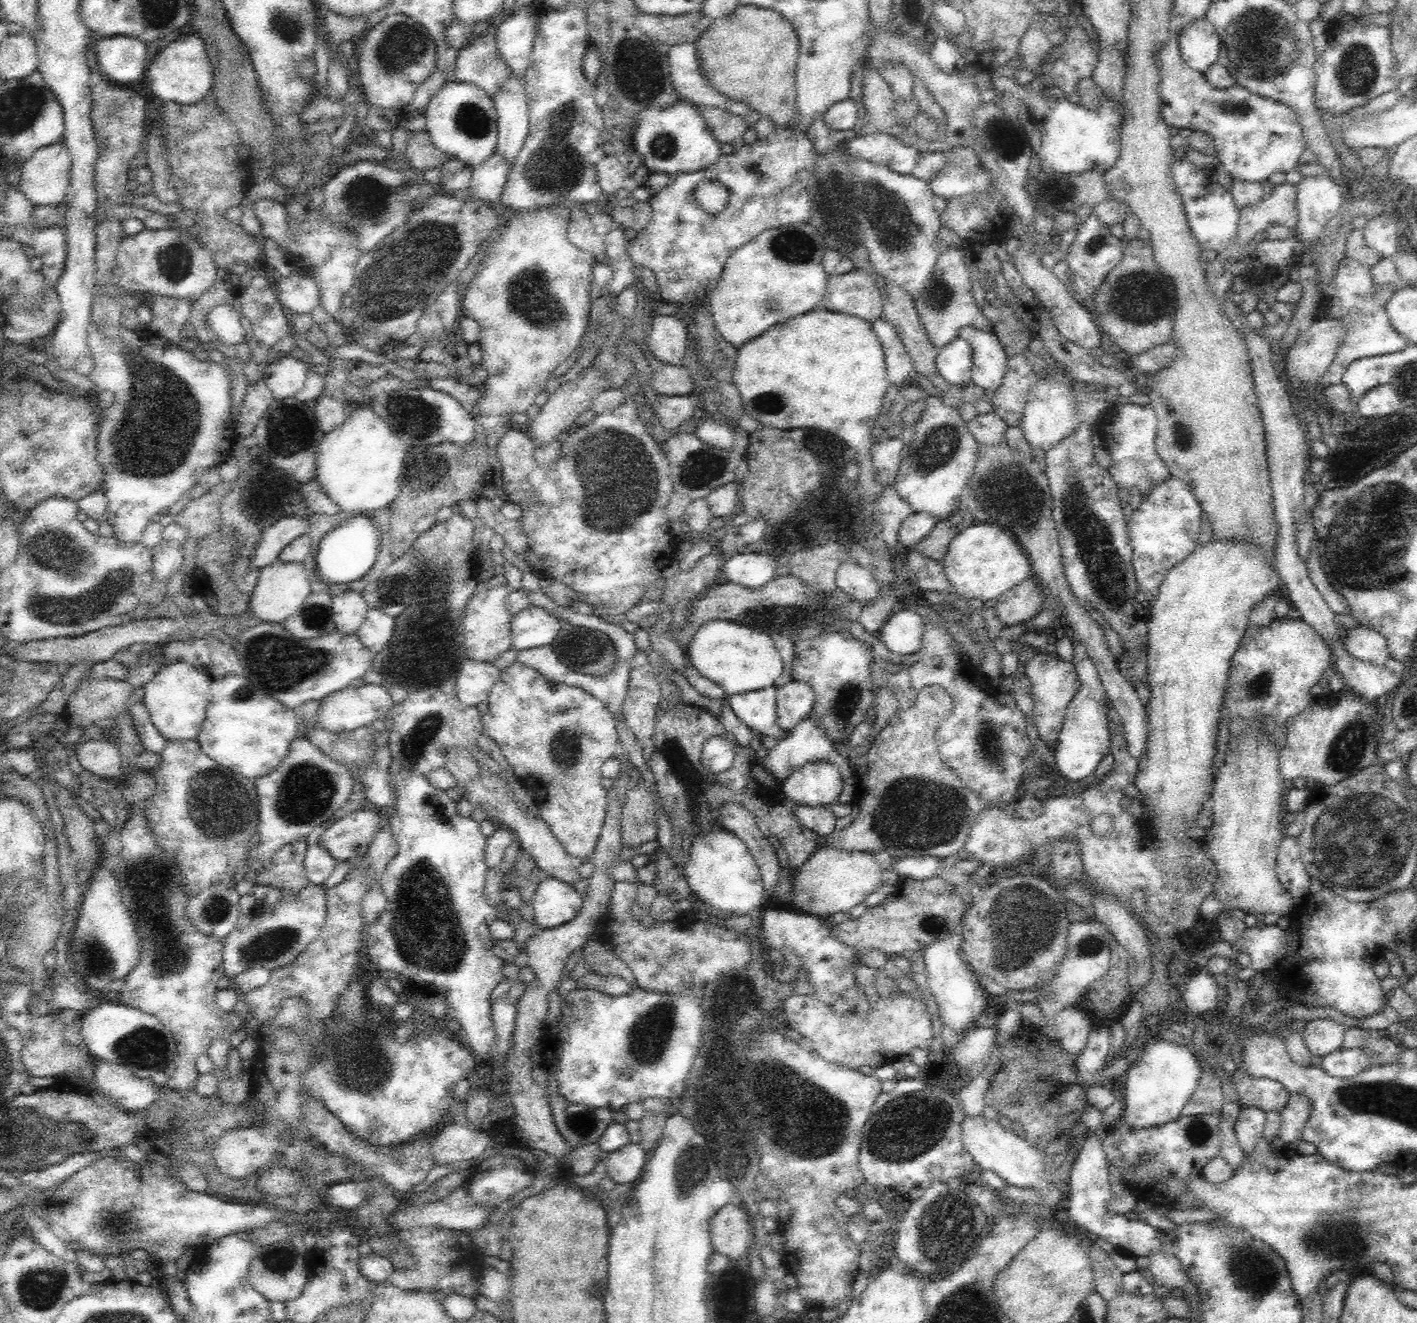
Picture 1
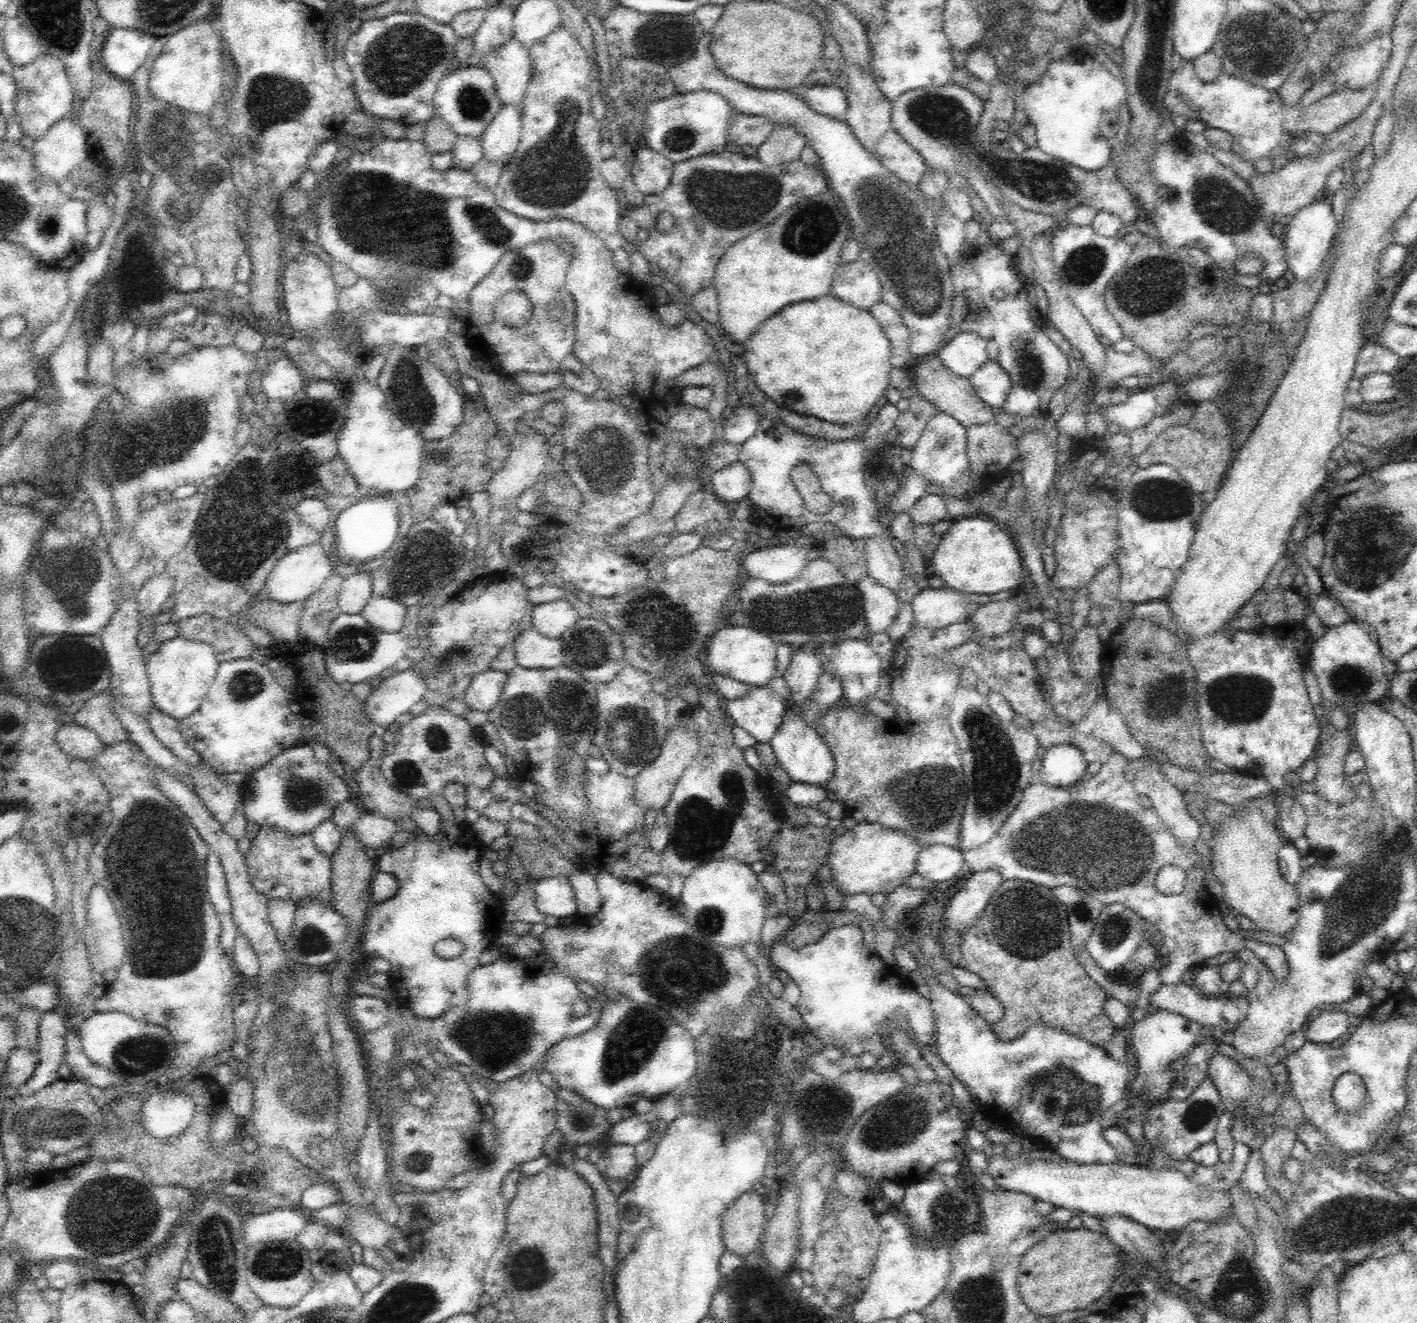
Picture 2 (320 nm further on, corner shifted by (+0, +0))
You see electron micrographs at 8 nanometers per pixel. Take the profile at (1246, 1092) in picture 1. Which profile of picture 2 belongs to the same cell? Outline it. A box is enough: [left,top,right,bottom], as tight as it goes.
[1207,1053,1253,1112]

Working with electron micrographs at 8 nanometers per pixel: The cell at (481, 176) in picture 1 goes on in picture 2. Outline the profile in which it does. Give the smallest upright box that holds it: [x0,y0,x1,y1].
[480,105,521,167]

